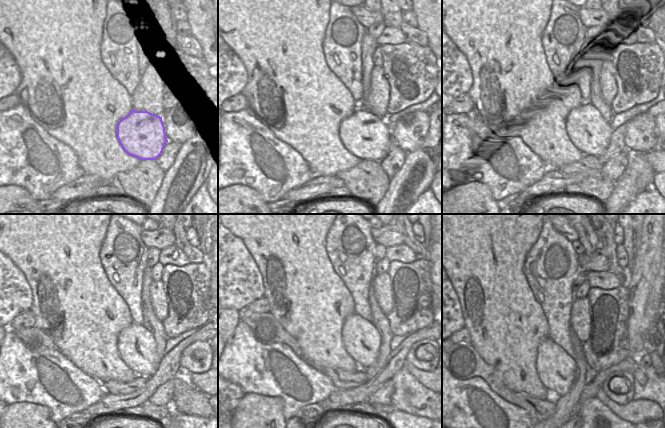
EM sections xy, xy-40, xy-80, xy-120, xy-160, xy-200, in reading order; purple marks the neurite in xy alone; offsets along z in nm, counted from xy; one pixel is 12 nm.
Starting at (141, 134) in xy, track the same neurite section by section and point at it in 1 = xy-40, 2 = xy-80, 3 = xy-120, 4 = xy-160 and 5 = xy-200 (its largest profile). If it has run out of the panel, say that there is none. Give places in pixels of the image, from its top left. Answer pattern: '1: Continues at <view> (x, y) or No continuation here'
1: Continues at xy-40 (367, 136)
2: Continues at xy-80 (586, 128)
3: Continues at xy-120 (137, 348)
4: Continues at xy-160 (331, 370)
5: Continues at xy-200 (556, 369).

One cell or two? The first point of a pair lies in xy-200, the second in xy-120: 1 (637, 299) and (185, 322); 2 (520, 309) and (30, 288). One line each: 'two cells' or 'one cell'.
1: two cells
2: one cell

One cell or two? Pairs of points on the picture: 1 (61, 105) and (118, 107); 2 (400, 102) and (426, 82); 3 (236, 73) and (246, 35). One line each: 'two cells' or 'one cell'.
1: one cell
2: two cells
3: two cells

